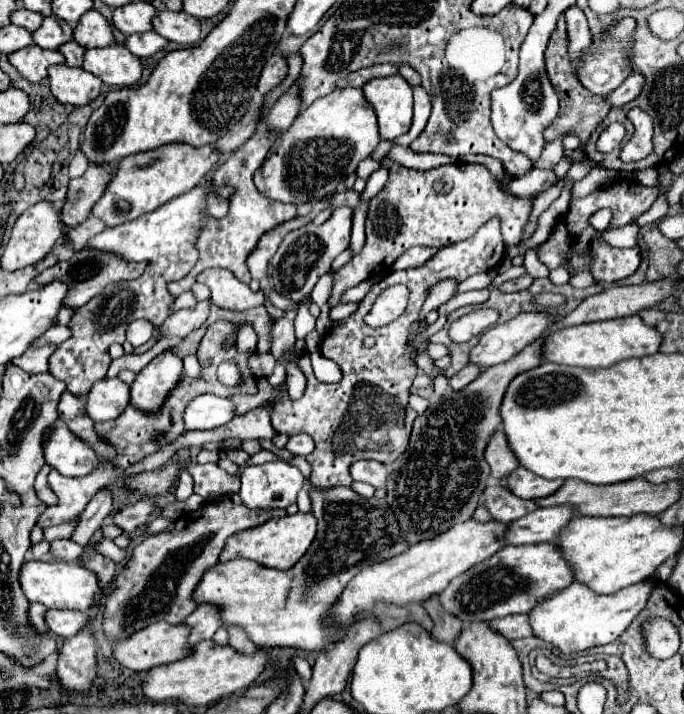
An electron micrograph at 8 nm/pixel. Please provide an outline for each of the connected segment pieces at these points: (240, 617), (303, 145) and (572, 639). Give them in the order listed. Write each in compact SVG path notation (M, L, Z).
M306 485L306 489L312 499L312 513L318 519L318 533L306 555L292 569L278 571L250 559L234 559L232 563L218 563L208 569L194 591L194 599L198 603L216 603L222 609L224 623L240 625L258 647L326 649L336 639L342 639L350 627L326 627L322 619L336 605L336 599L340 599L348 581L366 565L396 557L410 547L396 523L396 515L392 515L392 509L384 499L364 499L356 495L356 491L350 491L350 487L330 487L328 491L320 491Z
M346 87L346 89L332 91L330 95L316 99L306 111L302 111L296 117L292 127L276 139L276 143L270 149L270 157L262 163L262 167L254 175L254 183L258 191L268 199L282 201L282 203L296 203L296 205L312 203L314 199L322 199L324 195L336 191L340 183L350 173L356 171L358 163L364 161L374 151L378 141L380 137L376 125L376 113L372 111L372 105L364 99L362 89Z
M646 579L642 583L624 587L612 595L596 595L596 591L584 587L584 583L572 583L564 591L552 595L542 605L530 611L530 625L538 639L556 645L562 653L578 653L588 647L606 645L616 641L632 619L646 607L654 581Z

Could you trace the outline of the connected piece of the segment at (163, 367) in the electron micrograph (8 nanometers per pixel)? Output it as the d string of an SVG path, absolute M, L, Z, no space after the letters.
M168 347L136 375L130 385L130 401L142 411L156 411L182 375L182 359Z

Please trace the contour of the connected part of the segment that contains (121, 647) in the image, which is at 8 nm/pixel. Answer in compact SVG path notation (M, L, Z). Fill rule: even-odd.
M152 623L144 631L138 631L132 637L118 643L114 647L114 657L124 667L128 667L128 669L132 669L136 673L150 671L152 667L166 665L166 663L172 663L176 659L184 659L184 655L188 655L188 651L192 651L192 645L188 643L188 635L190 635L190 631L188 631L188 625L184 625L184 623L178 623L178 625Z

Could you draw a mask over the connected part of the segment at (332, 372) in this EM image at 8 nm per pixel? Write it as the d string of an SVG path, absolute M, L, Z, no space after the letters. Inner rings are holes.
M318 351L310 353L310 359L312 359L312 369L314 369L314 375L318 381L322 381L322 383L338 383L340 381L342 373L334 361L326 359Z

